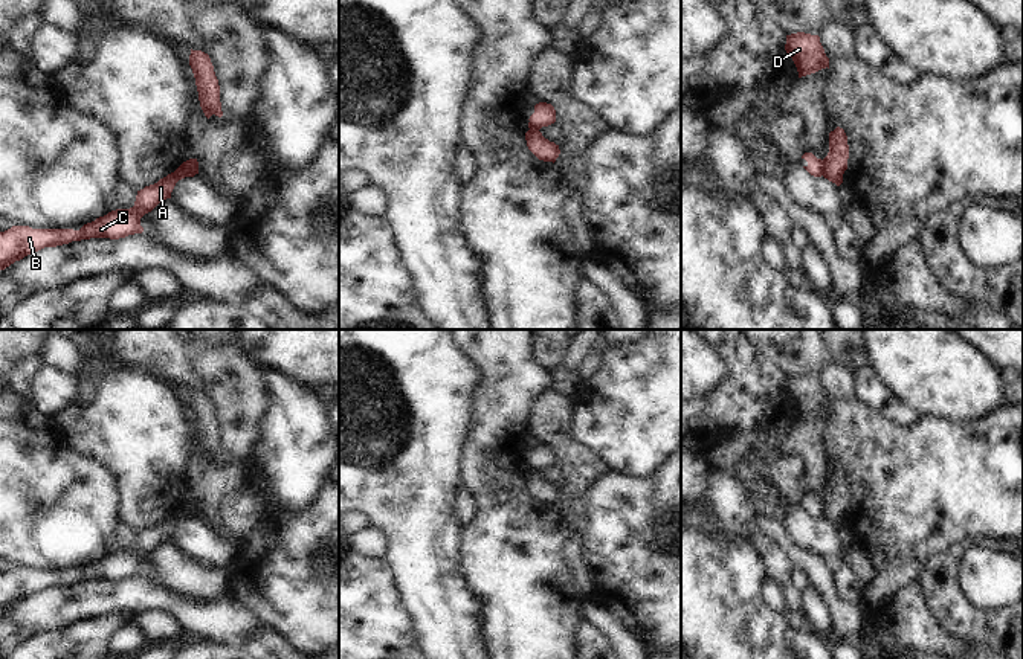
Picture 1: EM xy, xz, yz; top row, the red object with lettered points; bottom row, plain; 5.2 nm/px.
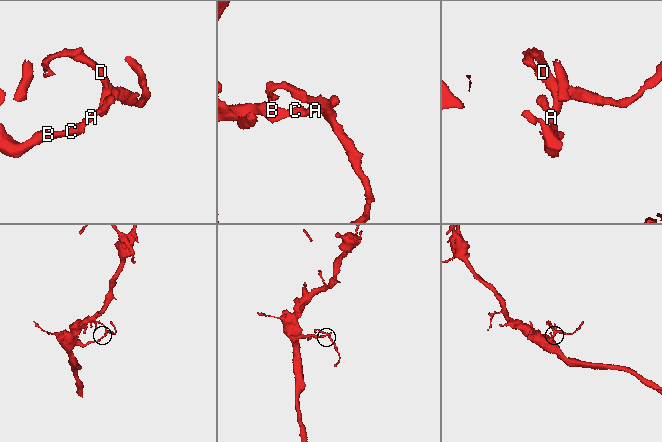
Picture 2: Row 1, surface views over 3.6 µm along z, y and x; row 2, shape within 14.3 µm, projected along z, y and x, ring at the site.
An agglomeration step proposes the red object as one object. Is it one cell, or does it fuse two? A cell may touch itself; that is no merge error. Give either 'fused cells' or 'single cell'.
fused cells

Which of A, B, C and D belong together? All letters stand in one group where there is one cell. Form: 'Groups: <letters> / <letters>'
Groups: A B C / D

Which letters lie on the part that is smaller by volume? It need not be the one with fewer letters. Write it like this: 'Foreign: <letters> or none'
Foreign: D

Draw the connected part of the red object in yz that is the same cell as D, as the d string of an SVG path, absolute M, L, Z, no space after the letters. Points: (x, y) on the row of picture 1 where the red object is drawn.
M797 32L786 35L786 53L792 58L799 78L829 69L829 58L820 43L818 35Z

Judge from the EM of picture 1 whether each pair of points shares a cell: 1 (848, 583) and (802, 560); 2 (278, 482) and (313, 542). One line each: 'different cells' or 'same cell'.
1: different cells
2: different cells

